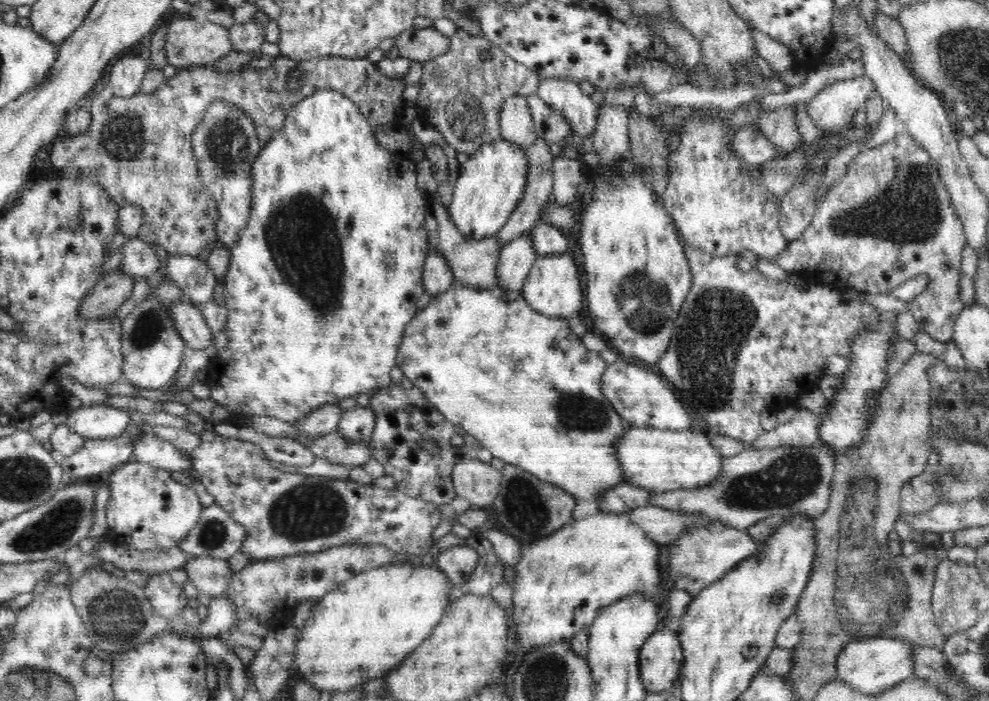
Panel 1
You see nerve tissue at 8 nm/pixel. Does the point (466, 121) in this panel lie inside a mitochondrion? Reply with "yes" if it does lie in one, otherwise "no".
yes

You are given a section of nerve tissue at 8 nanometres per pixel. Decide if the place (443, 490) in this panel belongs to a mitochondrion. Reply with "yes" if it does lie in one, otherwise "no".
no

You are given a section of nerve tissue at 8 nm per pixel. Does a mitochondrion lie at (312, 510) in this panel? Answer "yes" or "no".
yes

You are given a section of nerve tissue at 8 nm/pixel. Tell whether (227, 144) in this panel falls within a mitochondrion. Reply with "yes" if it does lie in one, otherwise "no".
yes

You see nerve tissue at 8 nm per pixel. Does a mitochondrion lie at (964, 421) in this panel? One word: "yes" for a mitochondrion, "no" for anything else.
yes

